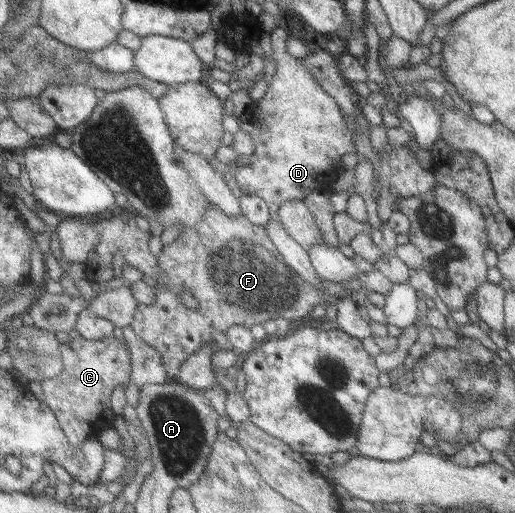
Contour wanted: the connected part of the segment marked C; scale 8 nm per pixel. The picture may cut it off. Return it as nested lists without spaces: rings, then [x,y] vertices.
[[[80,336],[64,342],[60,349],[62,349],[62,364],[64,365],[62,374],[46,379],[40,384],[45,395],[44,402],[55,412],[70,444],[78,448],[78,445],[84,444],[88,438],[96,436],[116,422],[117,416],[112,411],[110,398],[112,398],[114,388],[123,385],[127,388],[132,382],[132,354],[128,350],[128,342],[125,339],[119,341],[114,336],[102,340],[86,340]]]

